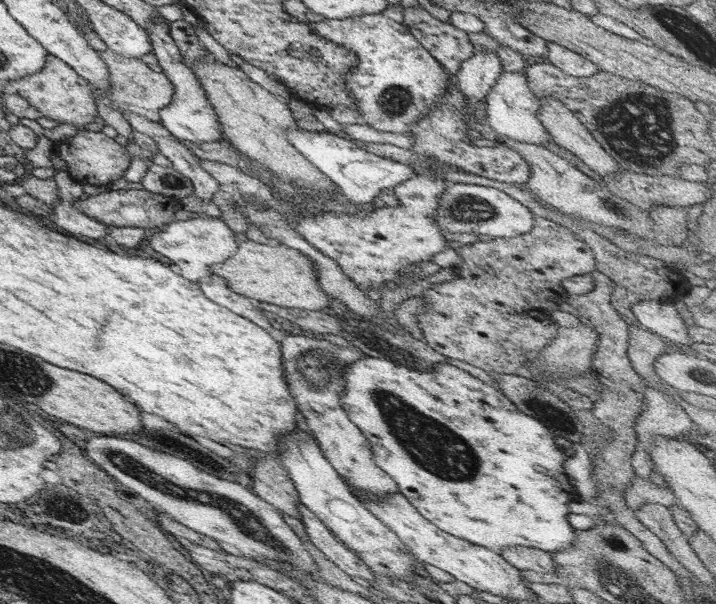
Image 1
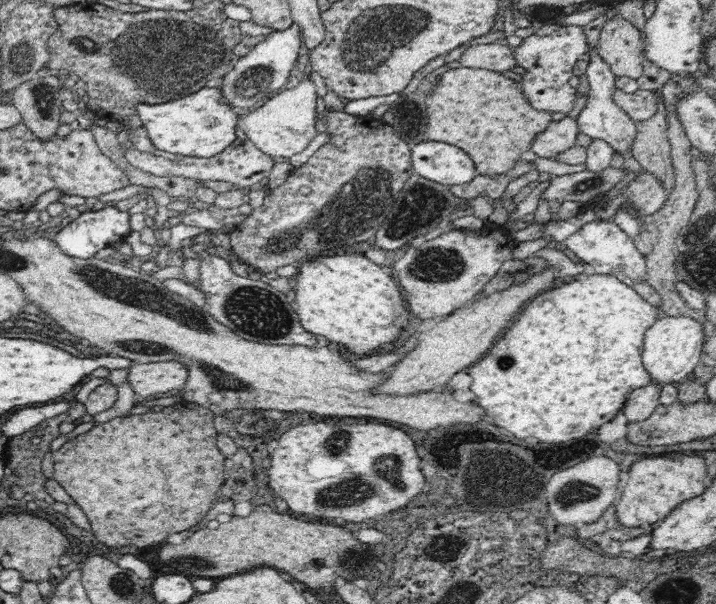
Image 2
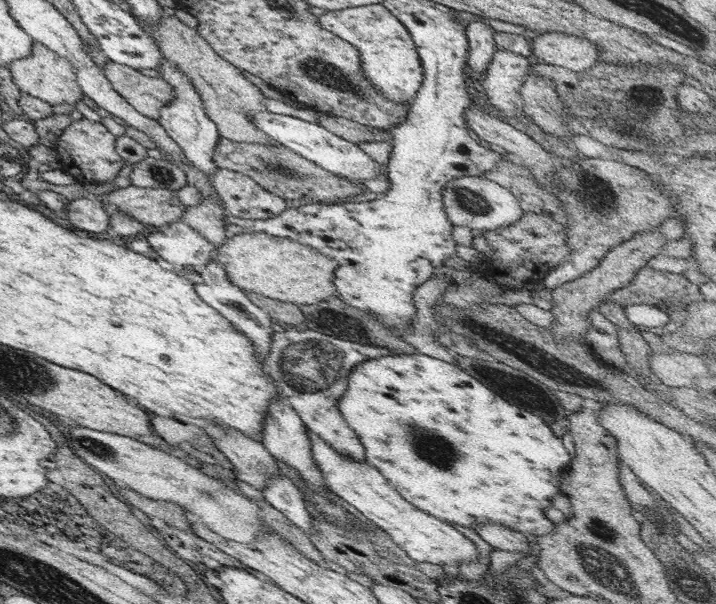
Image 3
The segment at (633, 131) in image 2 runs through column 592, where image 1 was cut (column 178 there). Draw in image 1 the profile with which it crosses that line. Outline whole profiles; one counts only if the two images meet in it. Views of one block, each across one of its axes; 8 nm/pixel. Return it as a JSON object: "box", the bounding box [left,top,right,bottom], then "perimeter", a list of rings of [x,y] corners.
{"box":[147,17,223,143],"perimeter":[[[164,17],[154,20],[147,33],[151,38],[156,60],[174,87],[173,101],[159,112],[161,124],[176,139],[188,141],[188,143],[212,143],[223,139],[223,130],[213,104],[209,101],[203,86],[197,81],[193,69],[189,69],[182,63],[180,50],[170,37],[169,26],[165,23]]]}

